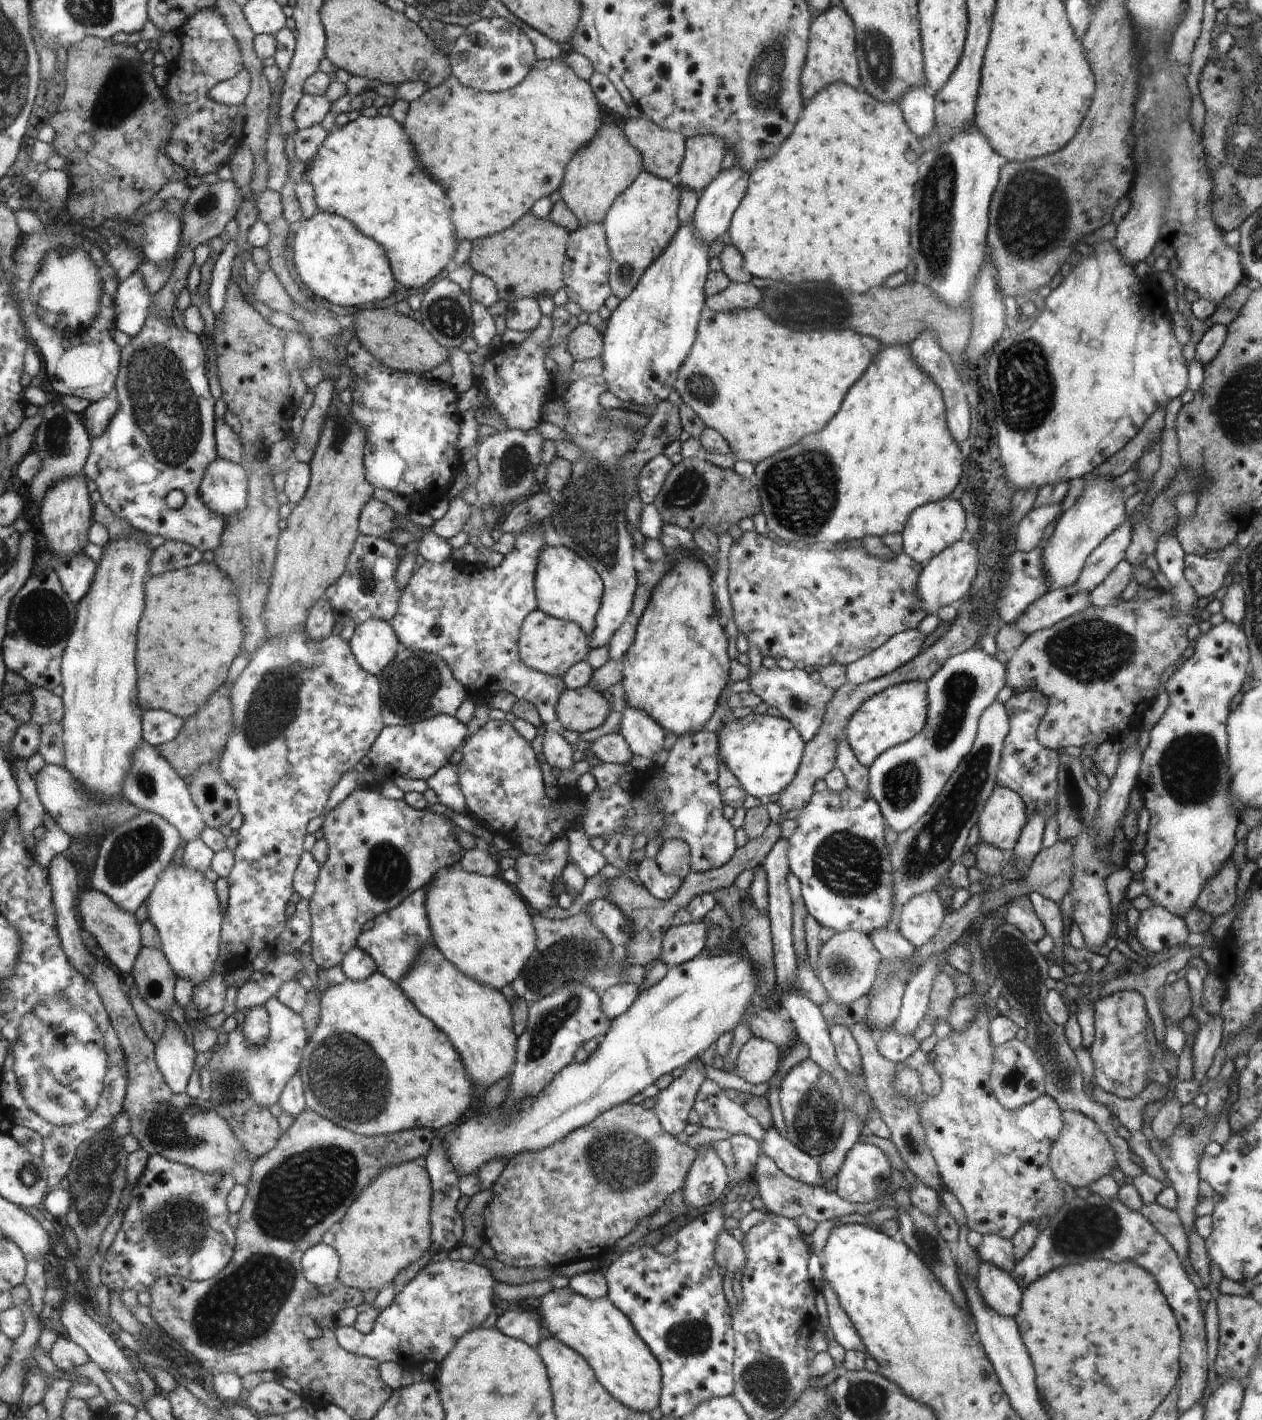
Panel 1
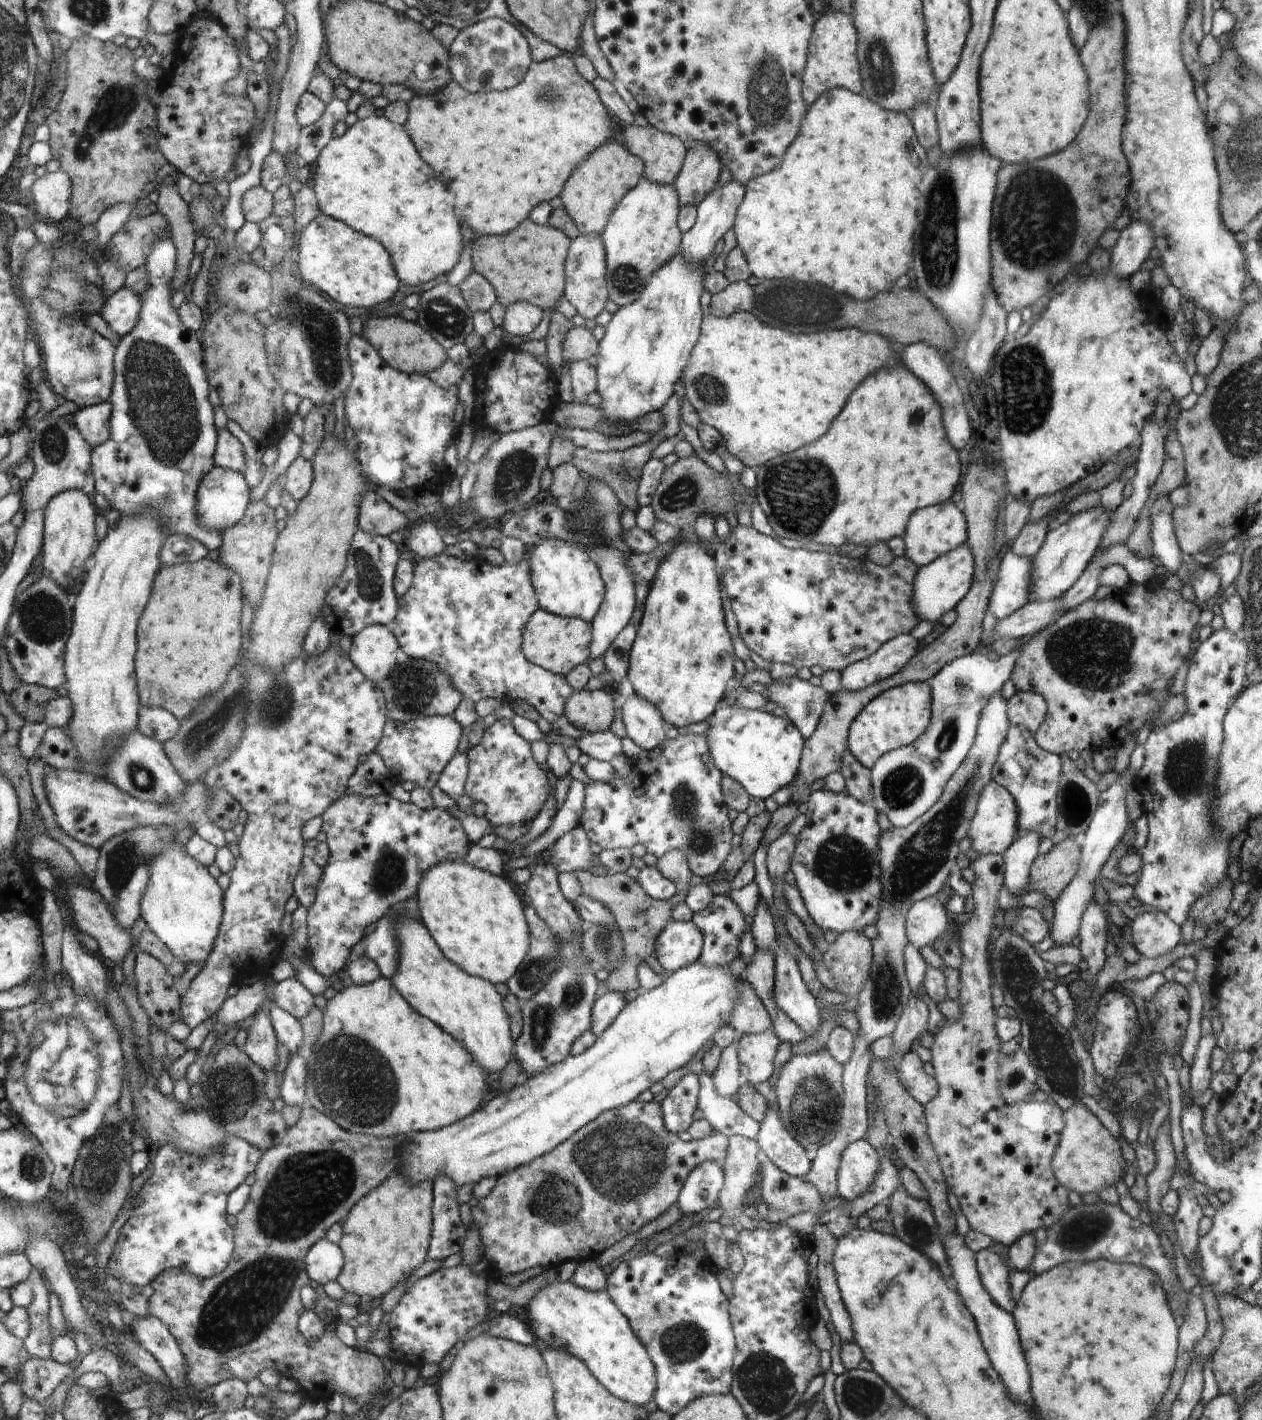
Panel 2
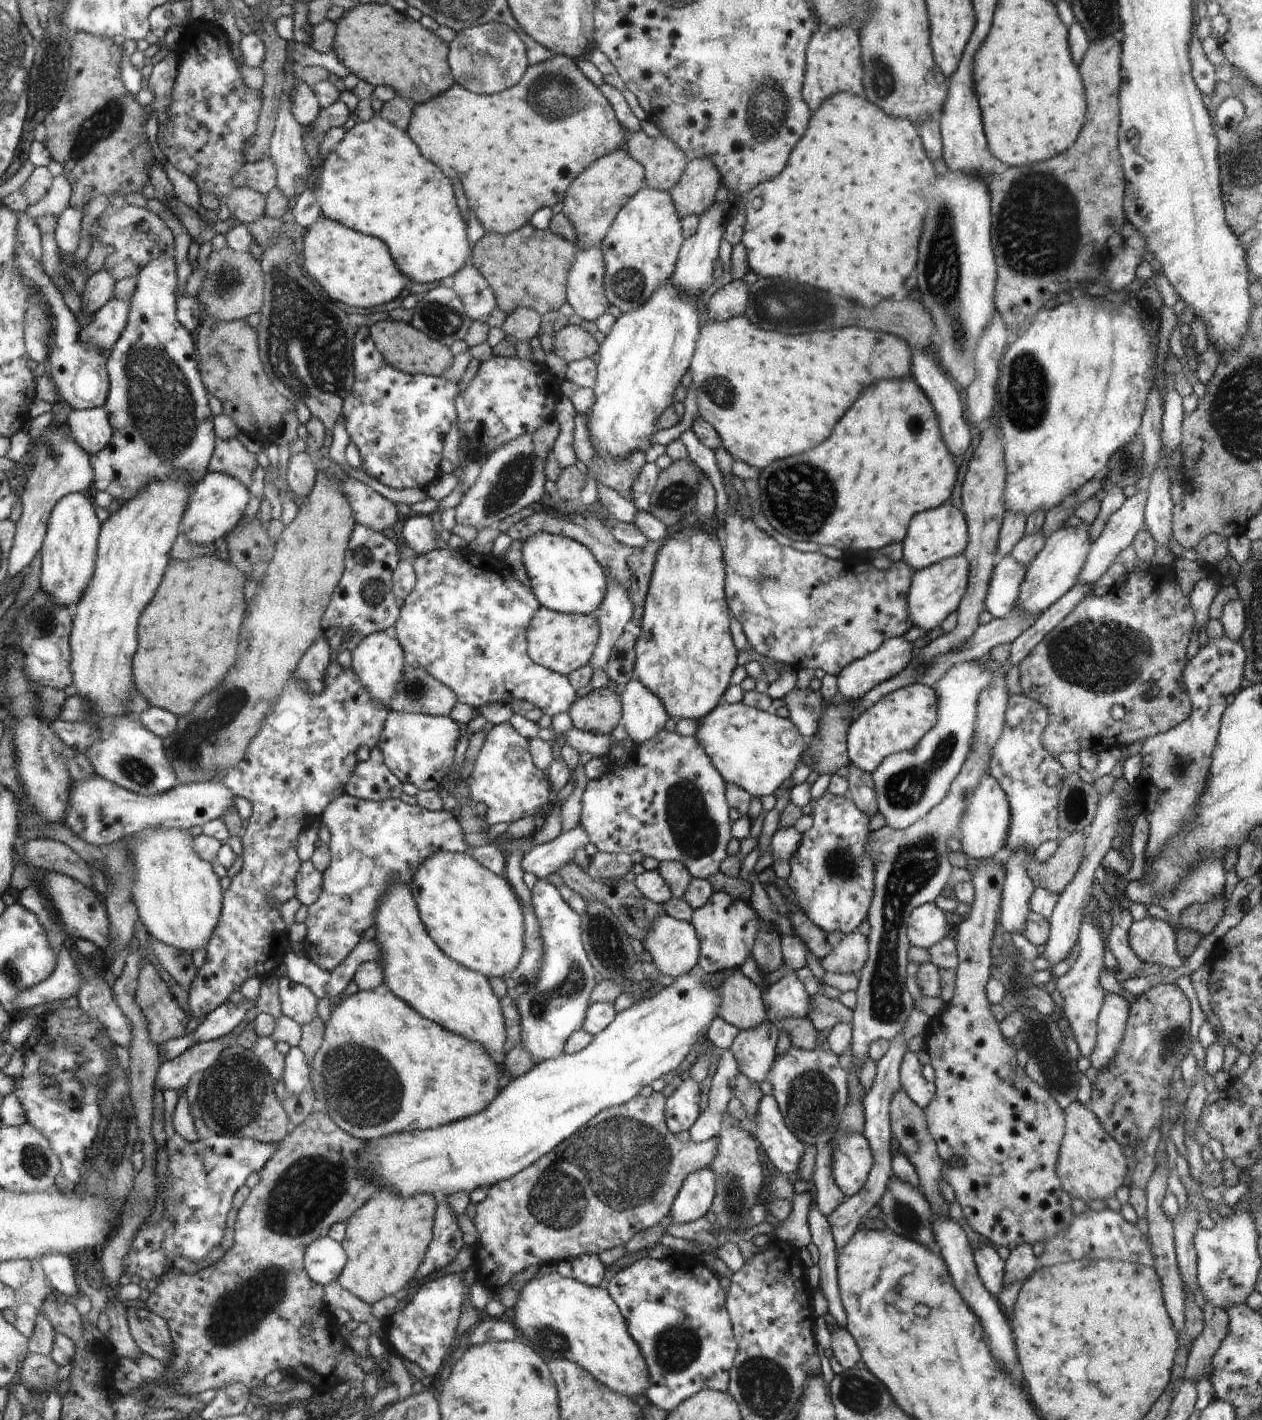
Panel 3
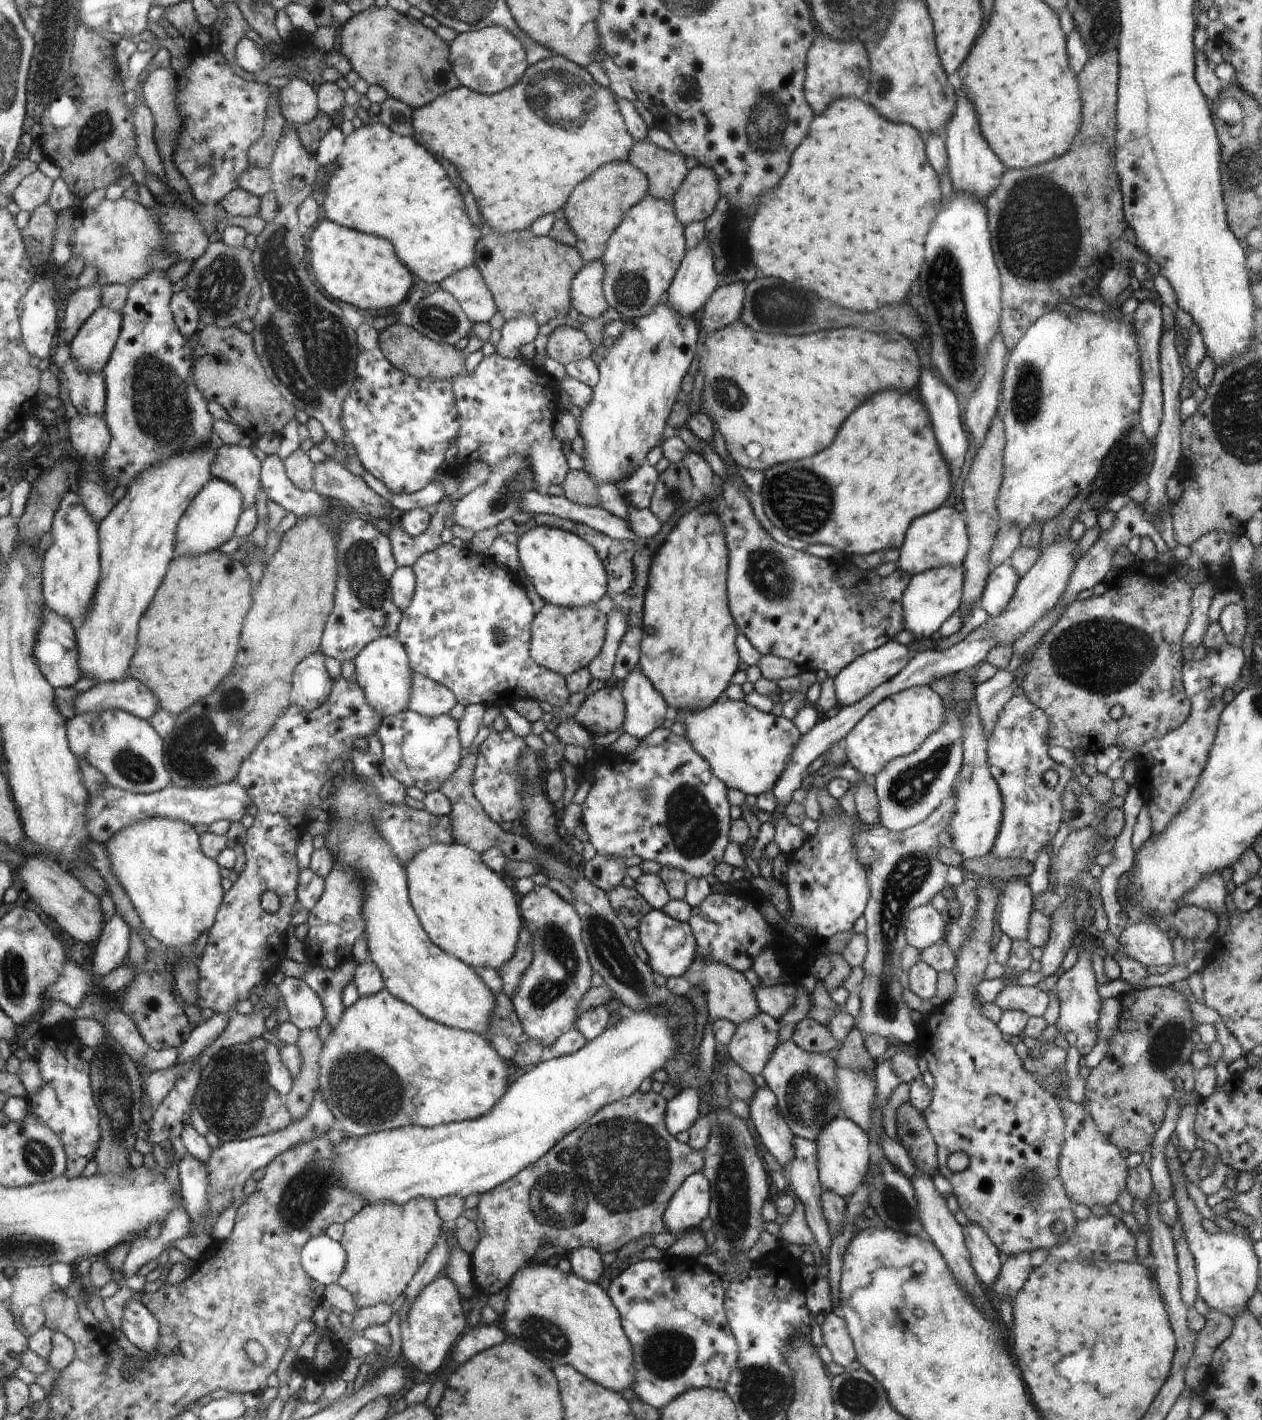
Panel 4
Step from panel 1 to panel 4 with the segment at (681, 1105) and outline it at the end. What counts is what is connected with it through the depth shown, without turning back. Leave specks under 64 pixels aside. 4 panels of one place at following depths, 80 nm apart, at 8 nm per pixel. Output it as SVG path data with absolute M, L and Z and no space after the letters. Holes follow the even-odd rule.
M684 1089L668 1102L667 1129L672 1135L688 1130L703 1111L702 1096L696 1089Z

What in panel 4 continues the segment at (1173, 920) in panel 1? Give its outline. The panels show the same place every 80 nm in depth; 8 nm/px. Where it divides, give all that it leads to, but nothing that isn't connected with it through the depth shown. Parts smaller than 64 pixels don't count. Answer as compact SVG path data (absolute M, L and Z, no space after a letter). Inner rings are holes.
M1155 922L1128 924L1120 935L1119 943L1132 960L1144 967L1145 972L1162 964L1173 966L1173 943Z

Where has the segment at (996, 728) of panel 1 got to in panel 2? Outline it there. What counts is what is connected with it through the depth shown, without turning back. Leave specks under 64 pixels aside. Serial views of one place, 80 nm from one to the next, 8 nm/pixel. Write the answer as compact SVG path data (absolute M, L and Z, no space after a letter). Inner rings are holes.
M996 692L984 706L979 718L975 742L966 760L959 766L958 772L947 782L943 796L911 825L904 829L890 828L880 836L882 910L880 910L879 920L874 924L878 929L878 935L872 940L873 959L869 973L862 988L854 997L857 1002L855 1015L859 1022L859 1031L854 1036L852 1056L843 1065L842 1120L836 1136L827 1145L822 1146L811 1159L813 1166L810 1174L801 1178L813 1184L826 1201L834 1197L840 1198L837 1191L837 1172L841 1154L851 1142L866 1138L870 1126L866 1108L866 1096L868 1096L866 1083L873 1061L871 1046L880 1037L891 1036L895 1032L895 1026L911 998L906 974L904 974L904 947L909 942L904 932L906 914L910 912L915 902L936 896L942 884L946 882L946 878L960 870L956 866L958 842L969 834L979 798L984 793L984 788L992 782L992 767L1002 742L1007 738L1008 727L1007 700L1002 697L1002 693Z

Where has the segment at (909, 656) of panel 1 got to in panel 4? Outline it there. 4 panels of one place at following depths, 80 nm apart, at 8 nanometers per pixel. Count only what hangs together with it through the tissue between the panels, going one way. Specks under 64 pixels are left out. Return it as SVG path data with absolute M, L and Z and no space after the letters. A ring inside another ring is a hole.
M896 641L887 642L886 645L879 646L878 650L871 650L863 657L858 657L833 679L837 701L843 707L862 701L875 688L894 678L908 664L908 661L908 648Z

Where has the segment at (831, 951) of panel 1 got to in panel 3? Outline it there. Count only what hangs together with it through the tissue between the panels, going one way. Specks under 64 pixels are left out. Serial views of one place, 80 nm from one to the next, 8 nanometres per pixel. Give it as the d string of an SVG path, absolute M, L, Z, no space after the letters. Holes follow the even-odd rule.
M856 930L854 933L847 933L829 955L820 958L820 962L825 972L856 973L860 976L866 959L867 936Z

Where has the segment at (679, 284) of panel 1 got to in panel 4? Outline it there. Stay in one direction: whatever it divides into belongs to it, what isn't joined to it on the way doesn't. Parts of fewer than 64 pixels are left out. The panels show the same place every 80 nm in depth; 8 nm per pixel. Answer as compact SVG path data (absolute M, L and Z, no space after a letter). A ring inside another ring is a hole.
M666 300L652 309L647 315L625 321L623 335L599 361L599 381L593 386L593 395L588 406L581 410L578 435L584 441L583 468L597 484L619 482L631 475L640 462L646 458L650 448L662 444L662 434L666 420L678 400L682 378L687 376L690 362L694 360L698 342L698 328L694 320L680 315Z

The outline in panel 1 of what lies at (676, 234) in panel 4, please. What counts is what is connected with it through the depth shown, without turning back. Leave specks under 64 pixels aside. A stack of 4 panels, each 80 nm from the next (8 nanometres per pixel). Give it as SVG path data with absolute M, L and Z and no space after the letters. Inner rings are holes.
M643 170L639 178L622 194L607 214L602 226L610 246L610 288L618 300L630 297L643 274L668 250L679 232L680 188L666 179Z

